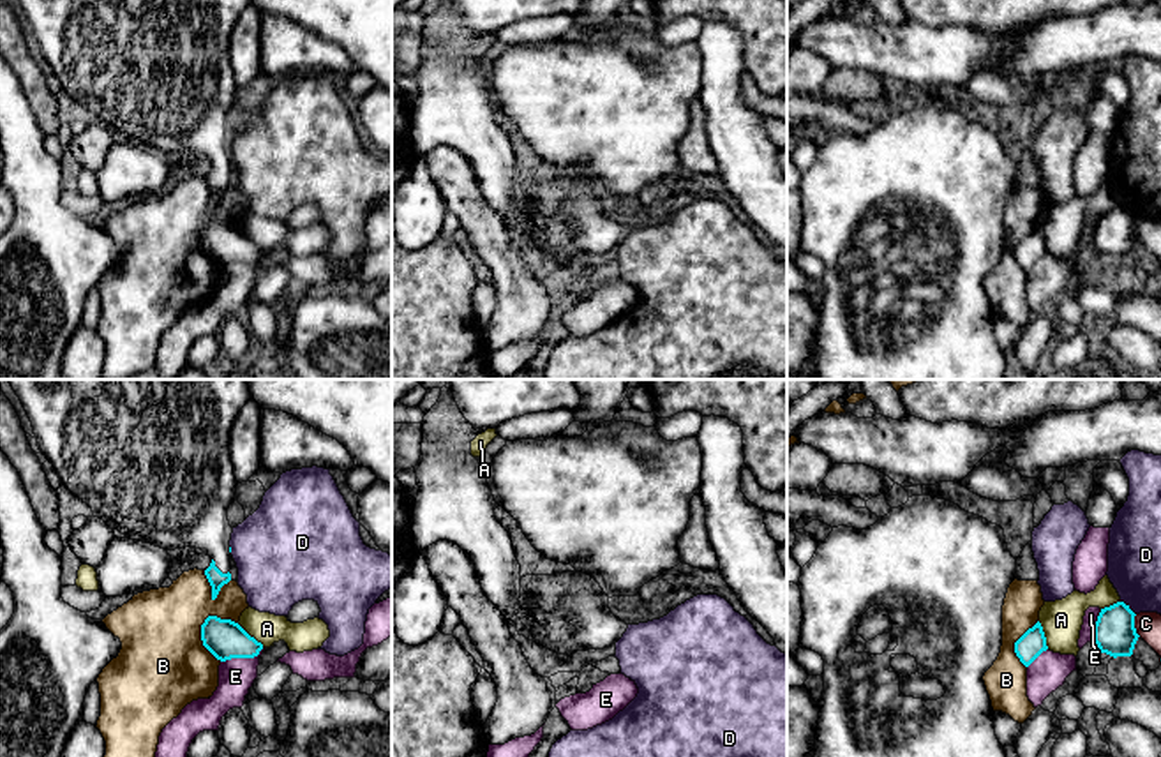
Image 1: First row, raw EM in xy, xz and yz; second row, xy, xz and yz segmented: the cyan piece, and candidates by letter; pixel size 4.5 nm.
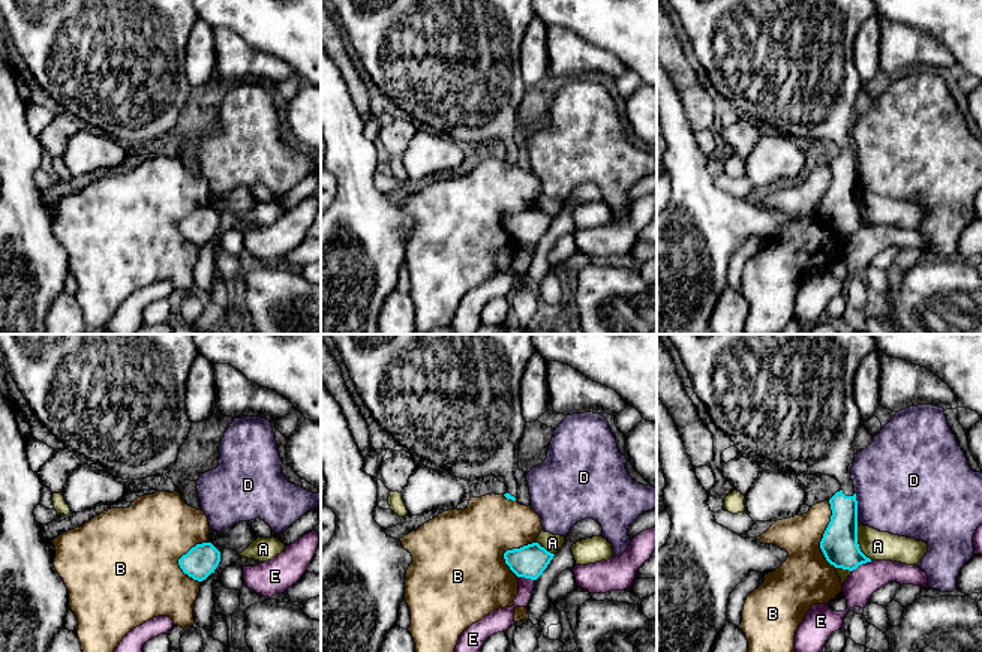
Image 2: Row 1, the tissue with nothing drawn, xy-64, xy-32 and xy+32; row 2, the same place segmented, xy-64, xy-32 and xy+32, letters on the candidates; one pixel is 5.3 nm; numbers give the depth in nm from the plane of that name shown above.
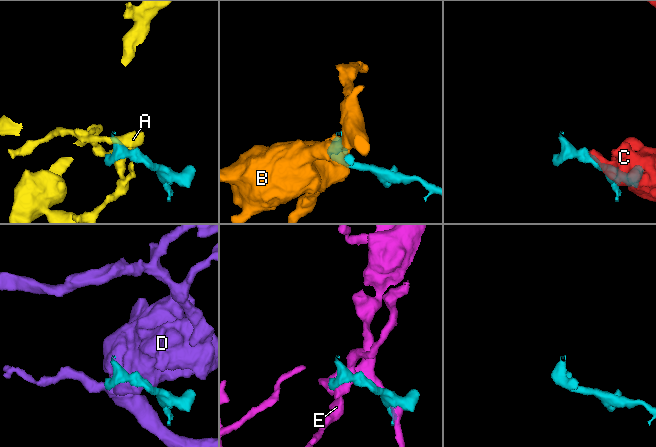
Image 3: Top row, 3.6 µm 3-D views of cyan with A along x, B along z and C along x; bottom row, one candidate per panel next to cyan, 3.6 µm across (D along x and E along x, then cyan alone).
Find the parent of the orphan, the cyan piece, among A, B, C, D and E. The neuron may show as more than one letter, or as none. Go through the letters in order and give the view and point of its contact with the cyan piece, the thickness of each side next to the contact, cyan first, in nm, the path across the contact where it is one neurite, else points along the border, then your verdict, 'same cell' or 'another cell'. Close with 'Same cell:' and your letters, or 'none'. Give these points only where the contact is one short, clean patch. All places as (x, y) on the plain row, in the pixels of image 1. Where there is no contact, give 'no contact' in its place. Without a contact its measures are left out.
A: contact yz (1043, 239); calibres 120 and 190 nm; another cell
B: contact xy (202, 244); calibres 180 and 420 nm; another cell
C: contact yz (1133, 228); calibres 190 and 120 nm; another cell
D: contact yz (1128, 212); calibres 190 and 240 nm; another cell
E: contact xy (242, 262); calibres 180 and 160 nm; another cell
Same cell: none

